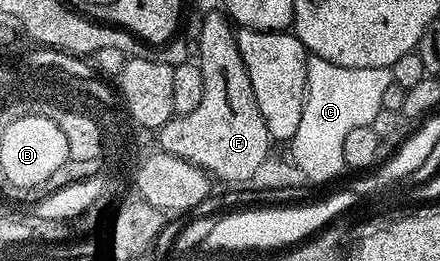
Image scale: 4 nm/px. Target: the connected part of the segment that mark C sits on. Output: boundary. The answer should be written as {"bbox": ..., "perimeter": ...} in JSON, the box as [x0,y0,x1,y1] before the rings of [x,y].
{"bbox":[290,57,392,184],"perimeter":[[[317,57],[308,60],[308,92],[302,105],[302,121],[290,140],[290,159],[309,184],[328,183],[346,171],[342,148],[346,137],[359,127],[371,127],[383,112],[382,97],[392,81],[387,67],[350,69]]]}

